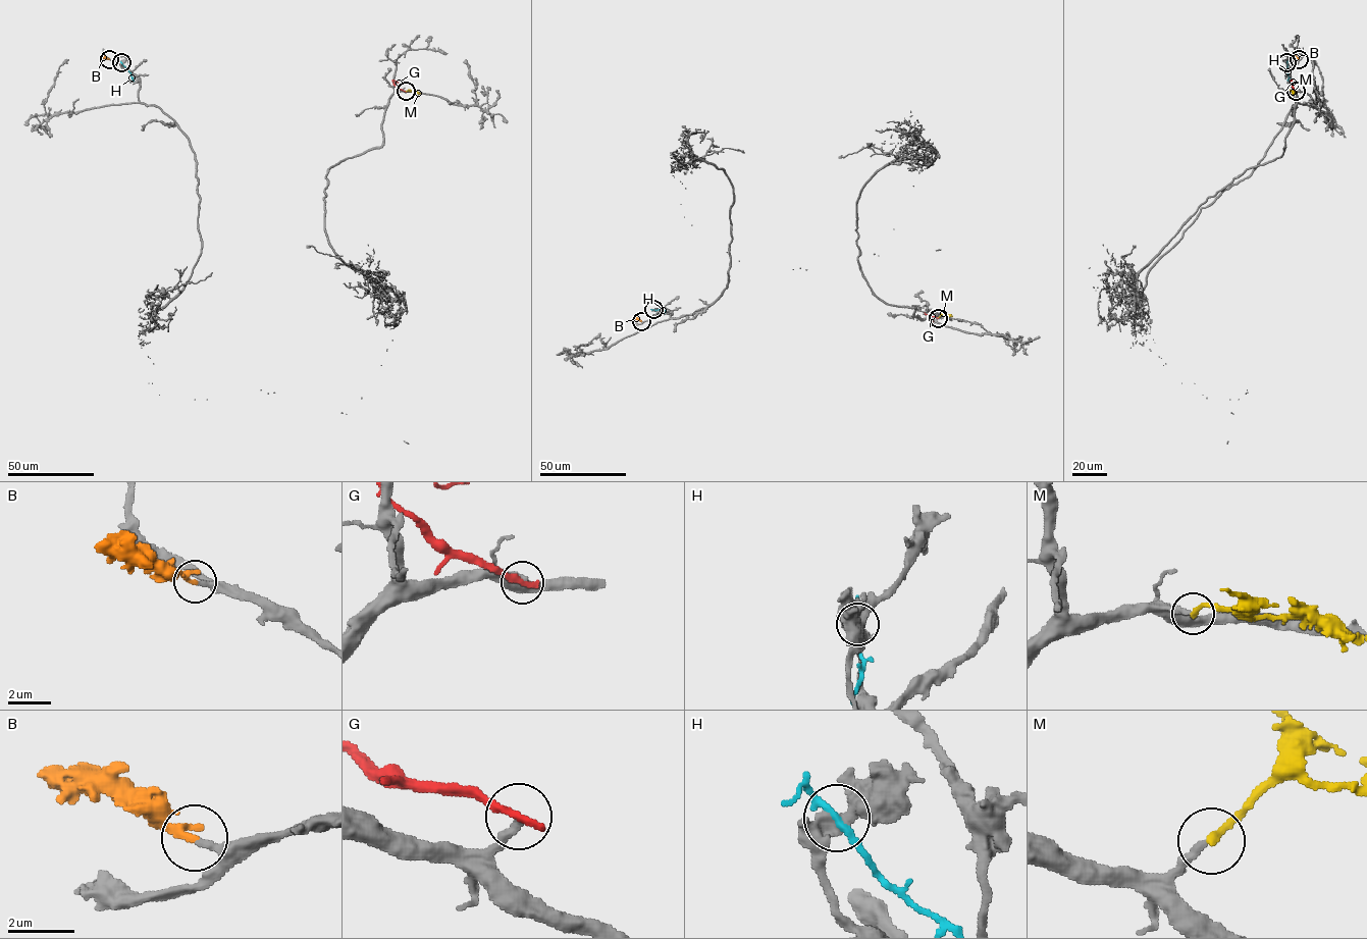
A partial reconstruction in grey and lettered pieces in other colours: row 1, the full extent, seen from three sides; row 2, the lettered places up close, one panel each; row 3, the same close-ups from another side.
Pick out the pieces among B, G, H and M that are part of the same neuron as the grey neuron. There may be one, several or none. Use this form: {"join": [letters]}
{"join": ["B"]}

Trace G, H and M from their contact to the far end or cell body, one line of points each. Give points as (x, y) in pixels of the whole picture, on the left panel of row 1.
G: (405, 92), (392, 81), (400, 83), (397, 83)
H: (121, 62), (134, 81)
M: (406, 91), (420, 93)

